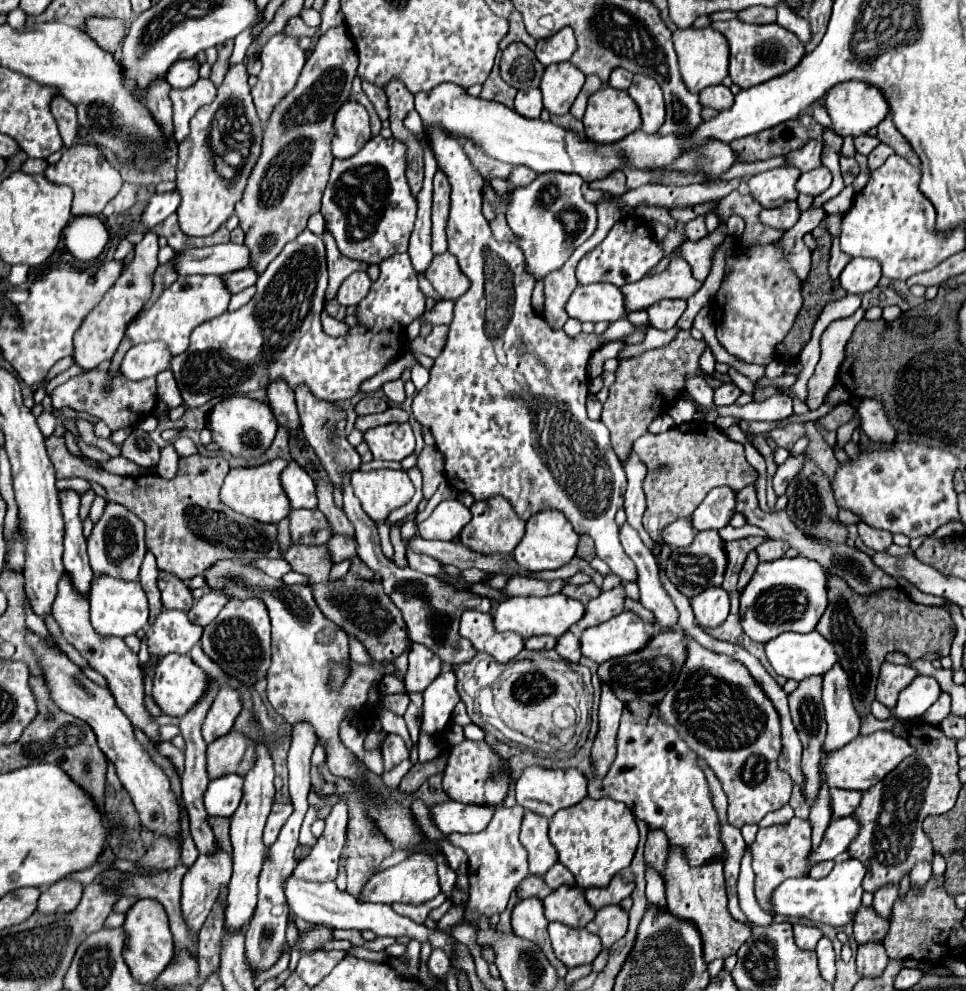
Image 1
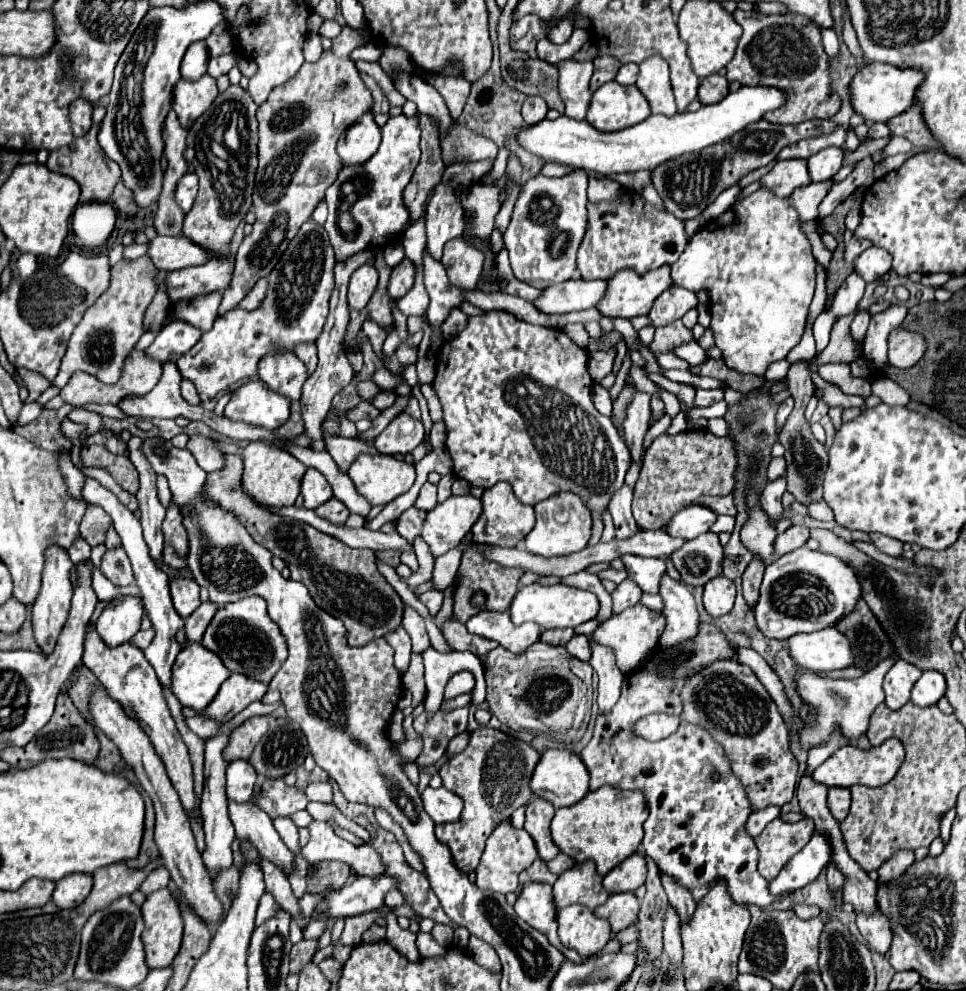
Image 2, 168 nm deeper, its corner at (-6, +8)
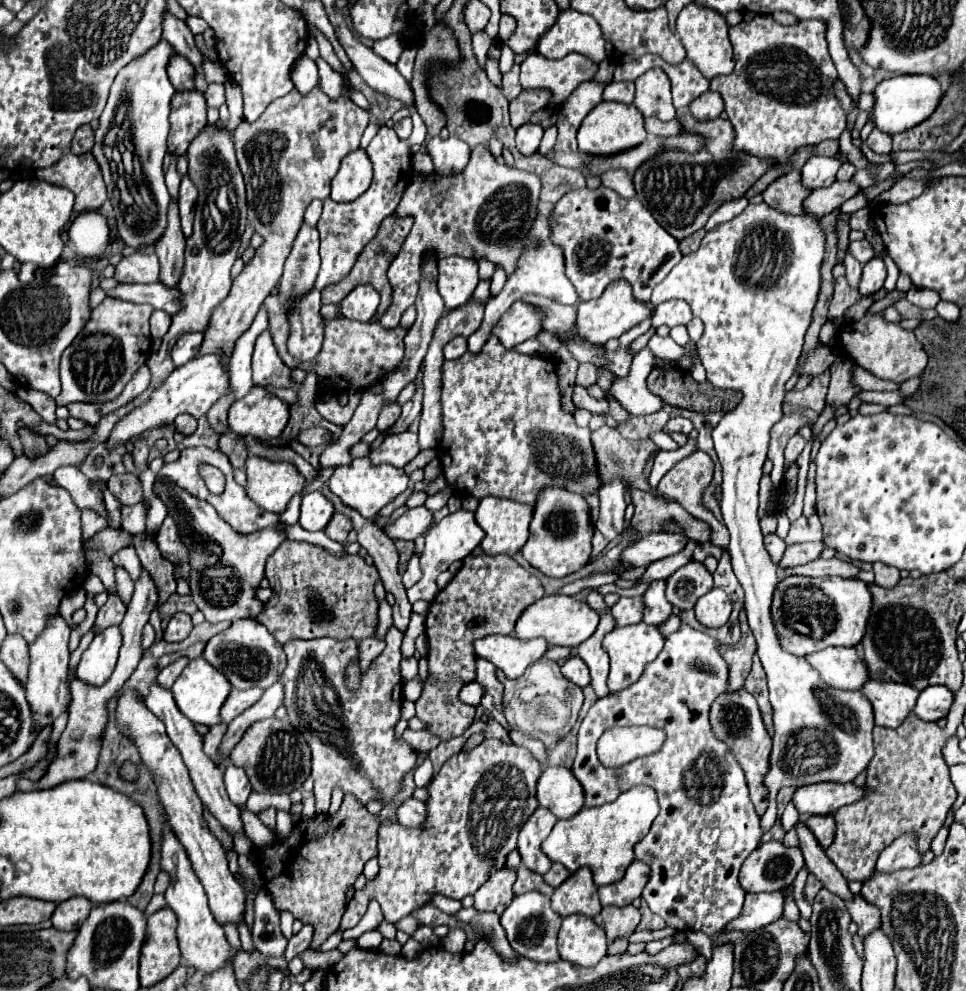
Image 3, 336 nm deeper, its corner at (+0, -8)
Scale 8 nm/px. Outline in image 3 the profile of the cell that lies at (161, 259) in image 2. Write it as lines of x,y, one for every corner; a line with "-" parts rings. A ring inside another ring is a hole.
154,252
124,256
122,262
116,266
114,276
120,282
154,284
154,282
160,282
160,262
156,260

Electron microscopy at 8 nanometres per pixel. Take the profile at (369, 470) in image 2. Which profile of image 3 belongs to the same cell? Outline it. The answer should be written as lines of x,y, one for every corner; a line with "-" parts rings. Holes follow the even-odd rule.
354,458
352,464
346,466
338,466
332,474
332,478
328,480
330,490
350,508
358,510
364,518
376,518
376,514
390,504
396,496
400,496
402,492
406,492
408,488
408,476
404,474
404,470
400,468
392,468
392,466
372,466
370,460
364,458

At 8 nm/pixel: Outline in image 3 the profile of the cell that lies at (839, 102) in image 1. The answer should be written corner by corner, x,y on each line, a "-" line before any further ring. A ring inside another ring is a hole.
894,76
890,80
882,80
874,90
874,108
870,112
870,120
884,134
910,130
934,112
940,96
942,88
932,76

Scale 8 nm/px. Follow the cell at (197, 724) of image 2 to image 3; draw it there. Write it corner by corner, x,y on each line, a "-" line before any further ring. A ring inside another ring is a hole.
216,724
216,726
212,726
212,728
202,736
202,740
204,740
204,752
206,752
208,756
214,756
214,754
216,754
224,732
226,732
226,726
224,726
224,724

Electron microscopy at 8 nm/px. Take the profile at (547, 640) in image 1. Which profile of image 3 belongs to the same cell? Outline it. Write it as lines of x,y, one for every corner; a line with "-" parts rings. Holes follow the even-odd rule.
550,646
550,648
546,650
544,658
548,658
548,660
554,660
554,662
560,662
560,660
568,658
570,650
572,650
572,648
566,648
566,646

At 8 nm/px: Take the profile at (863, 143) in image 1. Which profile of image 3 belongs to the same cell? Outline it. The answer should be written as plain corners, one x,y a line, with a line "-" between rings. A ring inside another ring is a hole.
872,130
866,138
866,144
876,154
890,154
892,152
892,138
880,130

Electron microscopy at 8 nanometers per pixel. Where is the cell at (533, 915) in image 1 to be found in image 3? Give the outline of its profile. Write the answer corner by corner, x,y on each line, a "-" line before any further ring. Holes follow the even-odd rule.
528,892
528,894
514,896
512,904
504,910
500,922
508,934
512,948
520,956
534,960
534,962
556,962
556,960
560,960
558,950
556,950
556,936
558,936
562,918
556,912
552,912
550,898
546,898
544,894

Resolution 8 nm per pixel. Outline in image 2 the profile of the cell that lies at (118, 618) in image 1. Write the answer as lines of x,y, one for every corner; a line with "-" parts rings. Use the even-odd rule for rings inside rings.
120,596
112,600
106,612
102,612
102,616
98,618
96,632
102,638
102,642
110,648
130,642
132,636
140,630
142,612
144,608
138,598

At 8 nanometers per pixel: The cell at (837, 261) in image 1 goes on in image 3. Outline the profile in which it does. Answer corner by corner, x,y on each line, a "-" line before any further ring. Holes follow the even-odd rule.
860,240
860,242
850,242
848,244
848,252
852,252
852,256
856,256
856,260
860,264
866,264
868,260
874,258
874,250
870,246
868,240

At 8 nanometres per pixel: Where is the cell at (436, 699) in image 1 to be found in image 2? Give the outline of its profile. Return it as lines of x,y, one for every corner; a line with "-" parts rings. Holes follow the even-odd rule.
462,670
462,672
454,674
454,676
448,680
444,696
446,696
446,698
454,698
454,696
458,696
458,694
470,692
472,688
474,688
474,676
472,676
472,672

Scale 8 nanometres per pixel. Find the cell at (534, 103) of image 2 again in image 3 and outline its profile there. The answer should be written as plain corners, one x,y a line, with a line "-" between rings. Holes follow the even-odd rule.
530,122
522,124
516,130
516,148
522,154
536,152
540,146
540,140
542,140
542,132
544,132
544,128
540,124
530,124

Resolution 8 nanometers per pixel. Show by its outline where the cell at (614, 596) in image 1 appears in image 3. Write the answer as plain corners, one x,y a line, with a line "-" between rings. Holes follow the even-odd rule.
634,596
634,598
620,598
612,608
616,626
628,626
628,624
638,624
642,620
642,610
644,610
644,602
642,596

